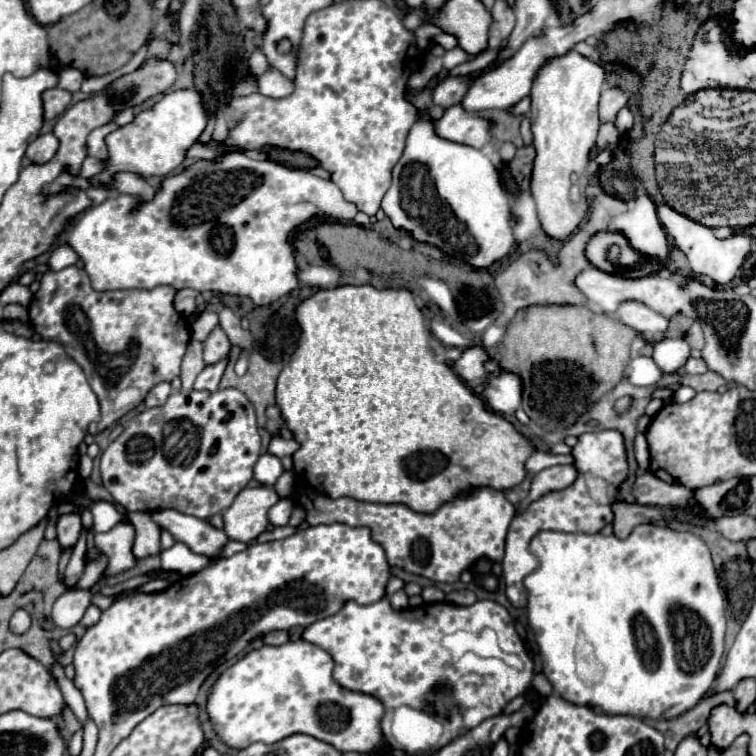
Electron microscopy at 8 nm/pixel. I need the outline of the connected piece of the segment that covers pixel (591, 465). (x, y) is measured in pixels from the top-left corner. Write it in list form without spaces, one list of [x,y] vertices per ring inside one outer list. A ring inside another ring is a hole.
[[[615,430],[605,432],[589,432],[579,436],[577,446],[573,448],[575,466],[579,470],[577,480],[559,492],[549,492],[539,500],[531,502],[529,508],[515,516],[507,542],[505,542],[505,558],[503,558],[503,580],[507,586],[507,598],[513,606],[525,608],[527,606],[527,590],[523,586],[523,578],[537,568],[537,558],[529,552],[531,538],[541,530],[553,532],[585,532],[597,534],[605,524],[613,520],[611,504],[615,502],[615,490],[627,476],[627,456],[623,446],[623,436]]]

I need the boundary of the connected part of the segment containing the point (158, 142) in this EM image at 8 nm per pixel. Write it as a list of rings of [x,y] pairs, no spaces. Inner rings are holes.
[[[195,90],[171,92],[163,96],[163,100],[157,102],[151,110],[137,114],[133,124],[121,126],[117,132],[111,132],[107,136],[109,168],[97,174],[93,182],[111,188],[111,176],[119,170],[131,170],[141,176],[167,176],[183,162],[185,150],[195,144],[205,126],[207,126],[207,114],[201,104],[201,96]]]

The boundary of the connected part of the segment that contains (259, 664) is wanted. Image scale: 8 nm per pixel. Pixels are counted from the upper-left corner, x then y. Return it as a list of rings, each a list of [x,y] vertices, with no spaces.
[[[305,640],[281,646],[261,646],[225,670],[207,700],[207,712],[229,746],[243,750],[253,742],[275,744],[291,734],[309,734],[335,746],[339,752],[373,754],[383,748],[383,704],[369,694],[349,692],[333,680],[333,658],[323,648]]]

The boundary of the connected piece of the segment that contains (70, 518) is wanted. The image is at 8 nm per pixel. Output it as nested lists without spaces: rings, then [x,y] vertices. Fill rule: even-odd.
[[[67,514],[67,516],[59,516],[57,520],[57,540],[61,544],[63,550],[75,548],[79,536],[81,536],[81,516],[77,514]]]

